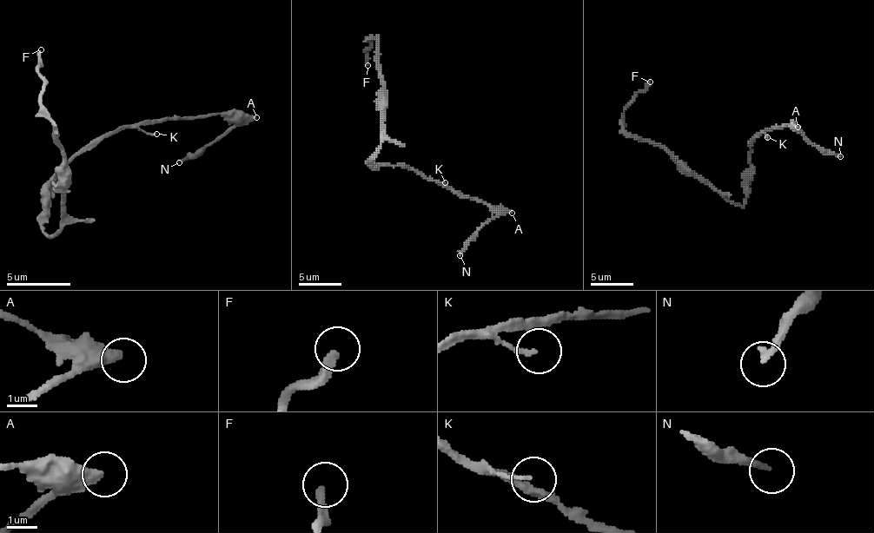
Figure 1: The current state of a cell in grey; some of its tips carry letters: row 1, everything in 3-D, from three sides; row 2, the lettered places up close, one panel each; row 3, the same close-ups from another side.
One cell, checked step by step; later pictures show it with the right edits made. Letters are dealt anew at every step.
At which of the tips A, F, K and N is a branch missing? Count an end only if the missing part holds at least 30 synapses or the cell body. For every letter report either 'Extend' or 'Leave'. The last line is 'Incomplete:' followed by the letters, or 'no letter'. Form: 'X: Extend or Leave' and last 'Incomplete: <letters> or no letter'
A: Extend
F: Extend
K: Leave
N: Extend
Incomplete: A, F, N

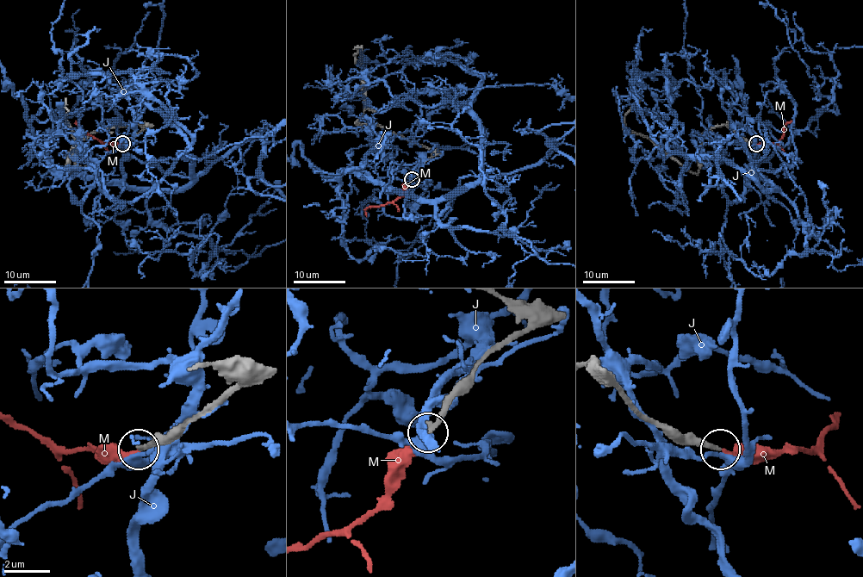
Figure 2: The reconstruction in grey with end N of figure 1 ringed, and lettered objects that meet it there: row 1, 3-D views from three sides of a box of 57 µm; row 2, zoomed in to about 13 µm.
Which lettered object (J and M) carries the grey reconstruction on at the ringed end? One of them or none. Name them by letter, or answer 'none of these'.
M

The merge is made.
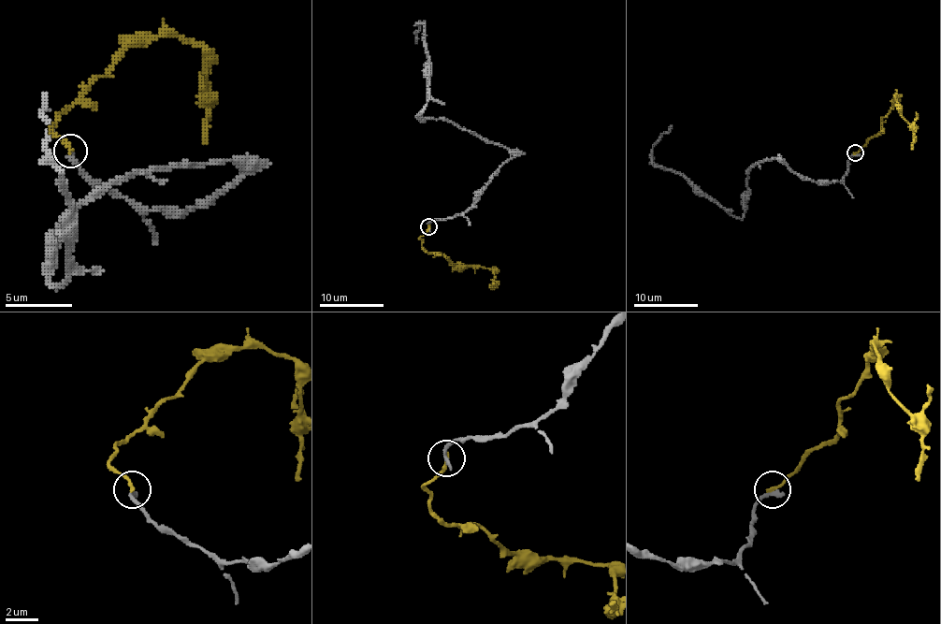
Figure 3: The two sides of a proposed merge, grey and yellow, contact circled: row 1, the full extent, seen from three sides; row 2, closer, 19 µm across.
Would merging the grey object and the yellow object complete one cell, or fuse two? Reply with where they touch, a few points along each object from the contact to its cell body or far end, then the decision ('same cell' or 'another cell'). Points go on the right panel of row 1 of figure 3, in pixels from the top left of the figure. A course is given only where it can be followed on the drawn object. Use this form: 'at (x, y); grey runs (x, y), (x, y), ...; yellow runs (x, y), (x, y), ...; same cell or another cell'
at (855, 152); grey runs (855, 154), (839, 181), (760, 161), (741, 218), (652, 161), (672, 125); yellow runs (855, 152), (881, 132), (881, 121), (895, 97), (900, 115), (913, 132), (911, 149); another cell

